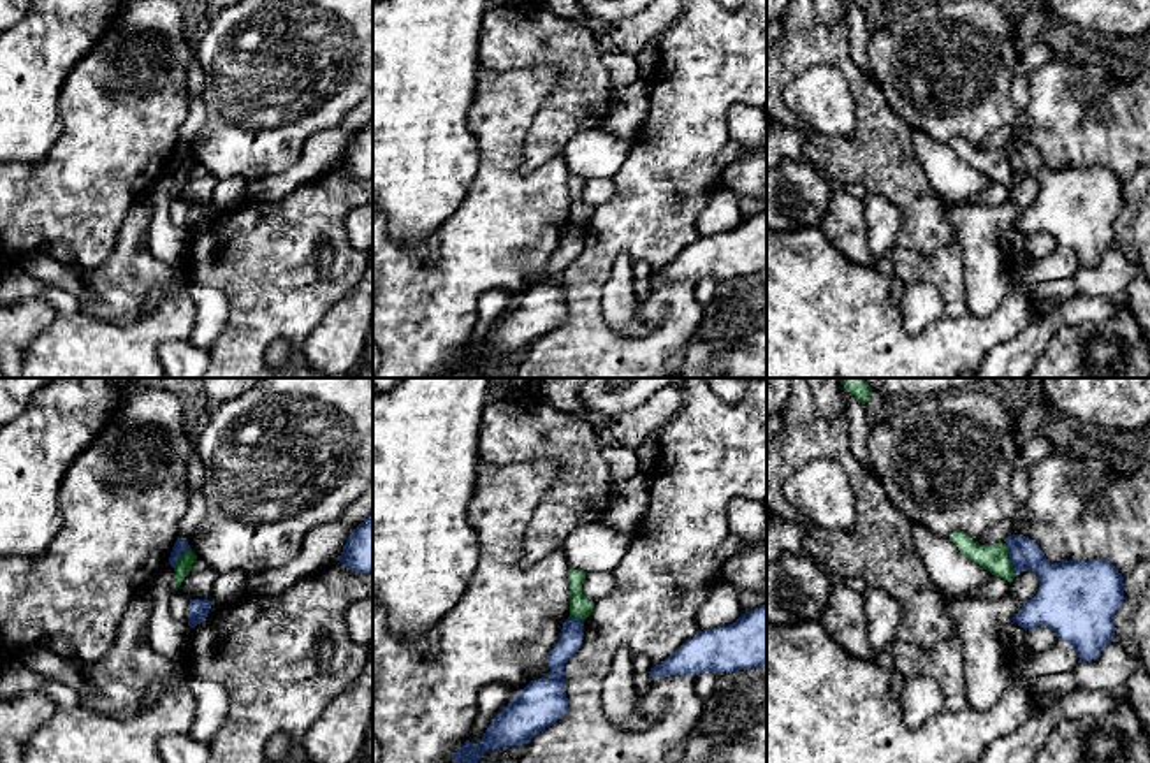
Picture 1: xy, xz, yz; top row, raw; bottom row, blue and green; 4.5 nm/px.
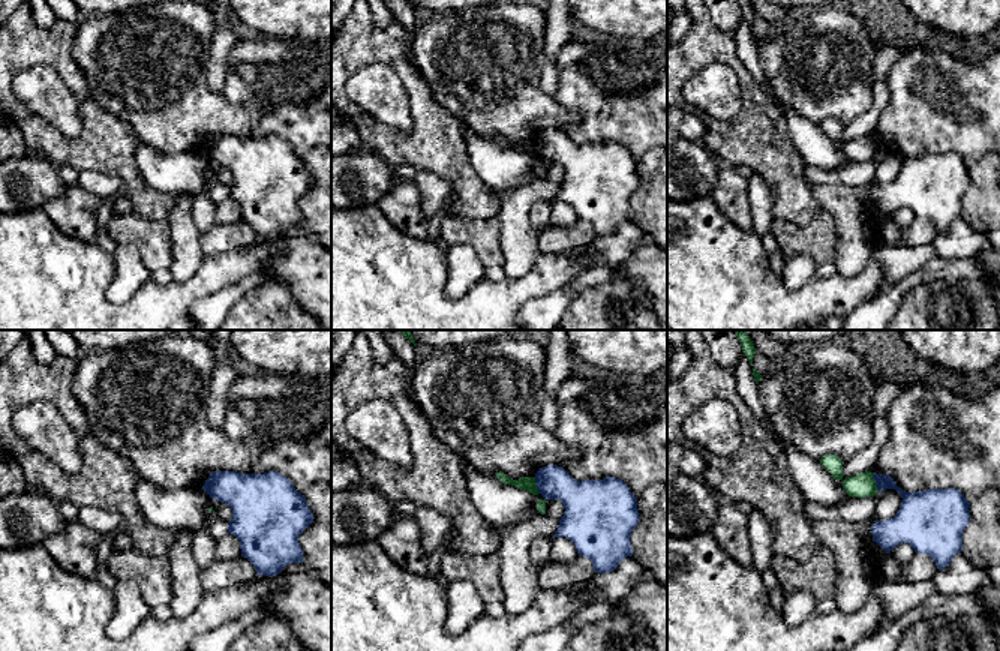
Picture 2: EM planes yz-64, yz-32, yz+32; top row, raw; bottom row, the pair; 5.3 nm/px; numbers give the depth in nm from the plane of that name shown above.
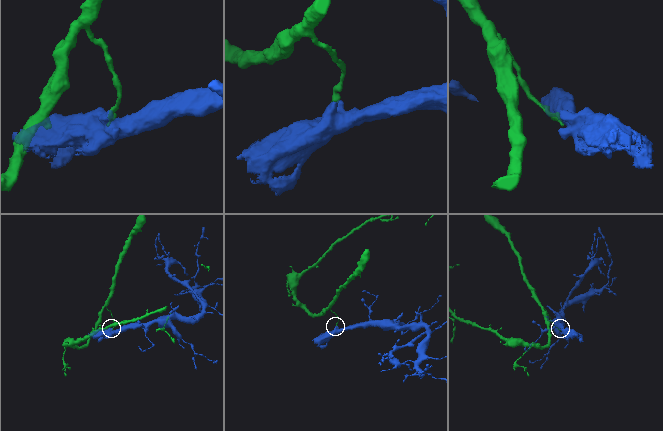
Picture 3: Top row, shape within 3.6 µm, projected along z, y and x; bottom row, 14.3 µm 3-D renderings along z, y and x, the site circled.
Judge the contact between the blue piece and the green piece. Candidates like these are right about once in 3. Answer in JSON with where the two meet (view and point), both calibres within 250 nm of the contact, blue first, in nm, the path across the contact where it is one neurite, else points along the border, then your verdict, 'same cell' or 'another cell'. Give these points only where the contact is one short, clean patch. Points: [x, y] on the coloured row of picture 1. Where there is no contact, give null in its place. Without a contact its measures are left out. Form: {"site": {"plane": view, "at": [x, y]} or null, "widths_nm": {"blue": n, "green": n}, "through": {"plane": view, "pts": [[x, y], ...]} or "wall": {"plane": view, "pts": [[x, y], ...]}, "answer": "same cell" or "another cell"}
{"site": {"plane": "yz", "at": [1010, 558]}, "widths_nm": {"blue": 180, "green": 130}, "wall": {"plane": "yz", "pts": [[1004, 544], [1015, 572]]}, "answer": "another cell"}

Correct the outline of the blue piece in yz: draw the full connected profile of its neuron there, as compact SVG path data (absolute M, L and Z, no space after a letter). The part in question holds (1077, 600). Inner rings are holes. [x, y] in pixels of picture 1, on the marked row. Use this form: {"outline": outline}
{"outline": "M1013 534L1006 540L1013 571L1034 571L1039 589L1032 600L1023 601L1013 617L1020 628L1050 628L1059 640L1069 642L1080 661L1097 659L1101 650L1115 640L1113 617L1124 603L1124 577L1108 559L1050 563L1039 545L1025 536Z"}

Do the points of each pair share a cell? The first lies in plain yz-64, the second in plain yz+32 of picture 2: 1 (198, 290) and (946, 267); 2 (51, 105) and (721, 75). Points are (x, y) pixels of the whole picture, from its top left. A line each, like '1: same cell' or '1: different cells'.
1: different cells
2: same cell

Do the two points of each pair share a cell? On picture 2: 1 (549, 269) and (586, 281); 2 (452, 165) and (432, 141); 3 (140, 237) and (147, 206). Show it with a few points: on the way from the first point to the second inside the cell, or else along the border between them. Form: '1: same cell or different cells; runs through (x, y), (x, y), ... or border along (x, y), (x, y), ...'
1: different cells; border along (597, 260), (544, 296)
2: same cell; runs through (449, 159), (438, 147)
3: different cells; border along (132, 212), (167, 222)

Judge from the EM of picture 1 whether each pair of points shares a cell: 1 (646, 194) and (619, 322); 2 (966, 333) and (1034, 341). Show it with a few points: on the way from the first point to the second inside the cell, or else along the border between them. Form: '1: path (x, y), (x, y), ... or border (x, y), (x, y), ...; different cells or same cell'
1: border (628, 254), (621, 254), (616, 259), (604, 292); different cells
2: border (1045, 315), (1013, 338), (996, 343), (982, 359); different cells

